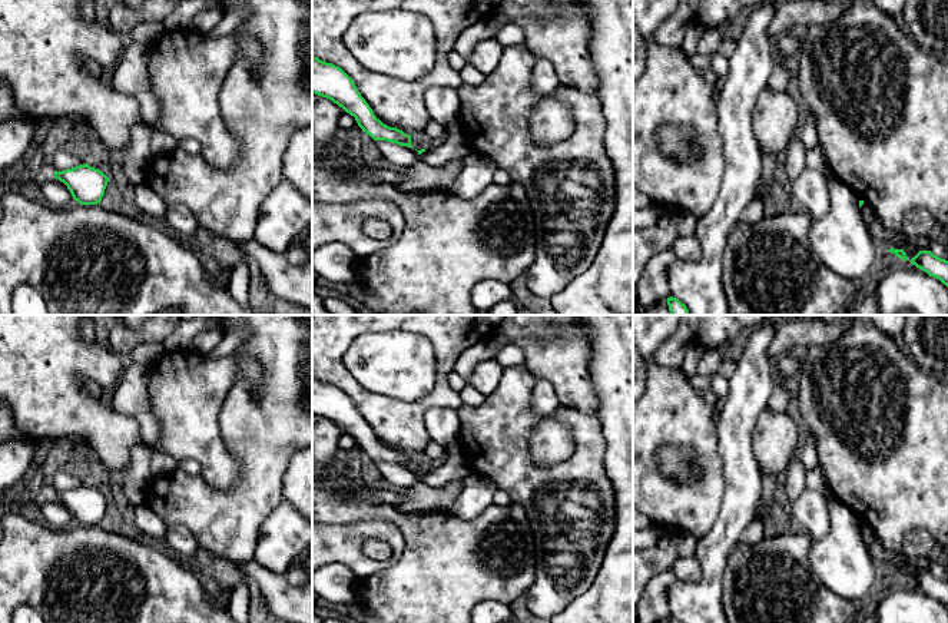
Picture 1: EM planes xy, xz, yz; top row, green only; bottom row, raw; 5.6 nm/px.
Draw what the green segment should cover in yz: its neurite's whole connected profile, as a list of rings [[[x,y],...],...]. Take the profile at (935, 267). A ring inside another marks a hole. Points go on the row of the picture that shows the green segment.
[[[919,251],[909,262],[948,286],[948,261],[938,258],[931,251]]]

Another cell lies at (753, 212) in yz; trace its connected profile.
[[[762,201],[750,202],[740,213],[739,222],[756,223],[765,218],[765,208]]]

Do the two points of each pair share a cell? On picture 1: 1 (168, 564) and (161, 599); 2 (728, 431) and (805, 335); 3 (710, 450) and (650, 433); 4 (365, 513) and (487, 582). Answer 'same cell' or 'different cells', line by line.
1: same cell
2: different cells
3: same cell
4: same cell

